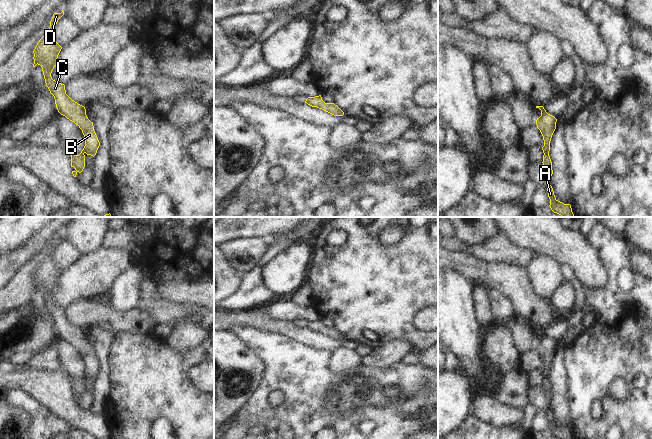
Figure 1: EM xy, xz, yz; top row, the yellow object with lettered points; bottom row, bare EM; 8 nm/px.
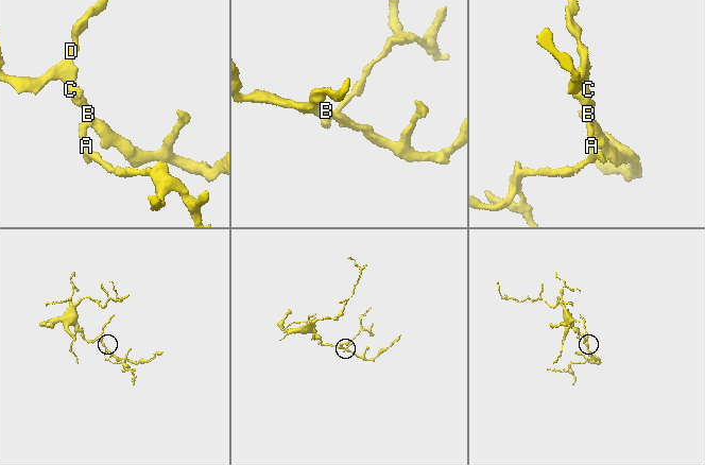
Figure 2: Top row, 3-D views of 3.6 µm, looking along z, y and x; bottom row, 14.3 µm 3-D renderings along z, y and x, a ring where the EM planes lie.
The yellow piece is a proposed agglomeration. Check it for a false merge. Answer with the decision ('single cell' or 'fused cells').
fused cells

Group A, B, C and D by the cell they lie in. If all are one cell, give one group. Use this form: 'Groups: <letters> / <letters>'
Groups: A / B C D.

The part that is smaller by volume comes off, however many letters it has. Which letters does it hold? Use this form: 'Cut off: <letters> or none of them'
Cut off: A

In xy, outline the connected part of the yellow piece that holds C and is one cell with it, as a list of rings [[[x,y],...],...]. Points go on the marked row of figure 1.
[[[63,9],[61,13],[53,14],[48,31],[39,40],[33,51],[33,67],[37,64],[42,67],[46,86],[54,96],[58,112],[79,126],[85,140],[84,153],[94,157],[100,146],[100,142],[94,131],[93,122],[91,122],[86,115],[85,107],[72,100],[66,94],[65,85],[53,80],[51,77],[51,73],[57,65],[58,55],[62,49],[54,40],[52,32],[54,26],[63,15]]]

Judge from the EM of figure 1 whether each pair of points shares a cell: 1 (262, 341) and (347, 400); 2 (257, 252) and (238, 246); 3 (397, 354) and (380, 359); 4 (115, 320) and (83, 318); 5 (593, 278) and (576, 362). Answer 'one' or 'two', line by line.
1: one
2: one
3: one
4: one
5: two

